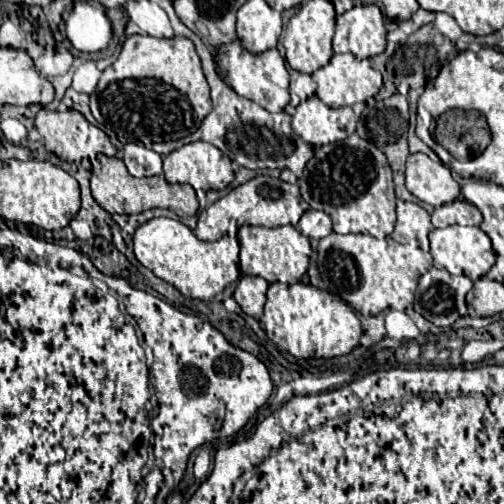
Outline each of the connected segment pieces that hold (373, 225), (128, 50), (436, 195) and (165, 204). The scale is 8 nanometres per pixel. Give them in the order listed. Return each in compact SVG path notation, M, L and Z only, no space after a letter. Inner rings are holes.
M353 134L339 144L317 148L315 156L307 162L305 176L305 180L299 180L301 196L311 208L331 216L333 232L371 234L375 238L385 238L393 232L397 214L391 168L385 154L371 142Z
M129 36L123 44L119 58L109 68L103 70L97 90L91 94L91 114L101 126L113 130L121 144L139 140L147 148L151 148L153 142L181 140L193 134L209 112L211 112L209 84L203 76L201 60L195 52L193 42L183 36L175 36L169 40L153 36Z
M409 154L405 186L413 196L431 206L453 202L461 192L449 168L433 162L427 154Z
M105 154L97 156L99 160L98 168L91 168L91 192L93 198L101 208L107 212L117 212L117 214L139 214L149 208L169 208L181 218L193 216L199 208L195 190L189 184L169 184L165 176L151 176L151 178L133 178L125 164L119 158L109 158Z

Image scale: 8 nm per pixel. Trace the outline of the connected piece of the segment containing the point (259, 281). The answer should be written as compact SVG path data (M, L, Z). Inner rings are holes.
M241 276L233 298L245 314L259 318L263 314L267 288L269 288L269 284L259 276Z

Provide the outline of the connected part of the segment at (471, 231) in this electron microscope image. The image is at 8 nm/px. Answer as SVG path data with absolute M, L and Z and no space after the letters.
M447 226L437 228L429 234L433 266L438 270L447 270L451 276L469 276L471 282L485 276L495 264L495 252L491 246L491 238L479 226Z

